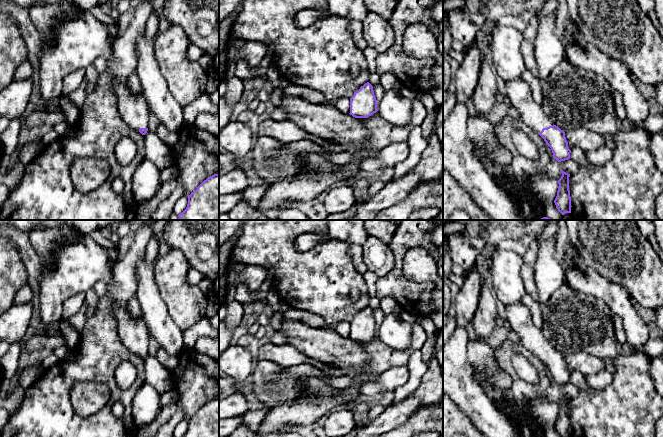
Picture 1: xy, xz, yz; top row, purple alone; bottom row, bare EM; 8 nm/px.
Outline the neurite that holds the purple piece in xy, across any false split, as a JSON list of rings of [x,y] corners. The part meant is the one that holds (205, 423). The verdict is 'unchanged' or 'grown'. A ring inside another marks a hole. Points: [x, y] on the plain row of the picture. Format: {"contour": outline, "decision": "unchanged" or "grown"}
{"contour": [[[219,398],[204,404],[188,420],[188,428],[182,437],[219,437]]], "decision": "unchanged"}

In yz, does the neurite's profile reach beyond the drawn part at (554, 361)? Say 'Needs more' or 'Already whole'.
Needs more

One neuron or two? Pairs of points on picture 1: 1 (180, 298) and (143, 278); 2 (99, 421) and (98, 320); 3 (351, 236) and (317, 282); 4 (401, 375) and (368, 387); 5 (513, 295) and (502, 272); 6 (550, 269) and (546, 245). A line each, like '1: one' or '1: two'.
1: two
2: one
3: two
4: one
5: one
6: one

